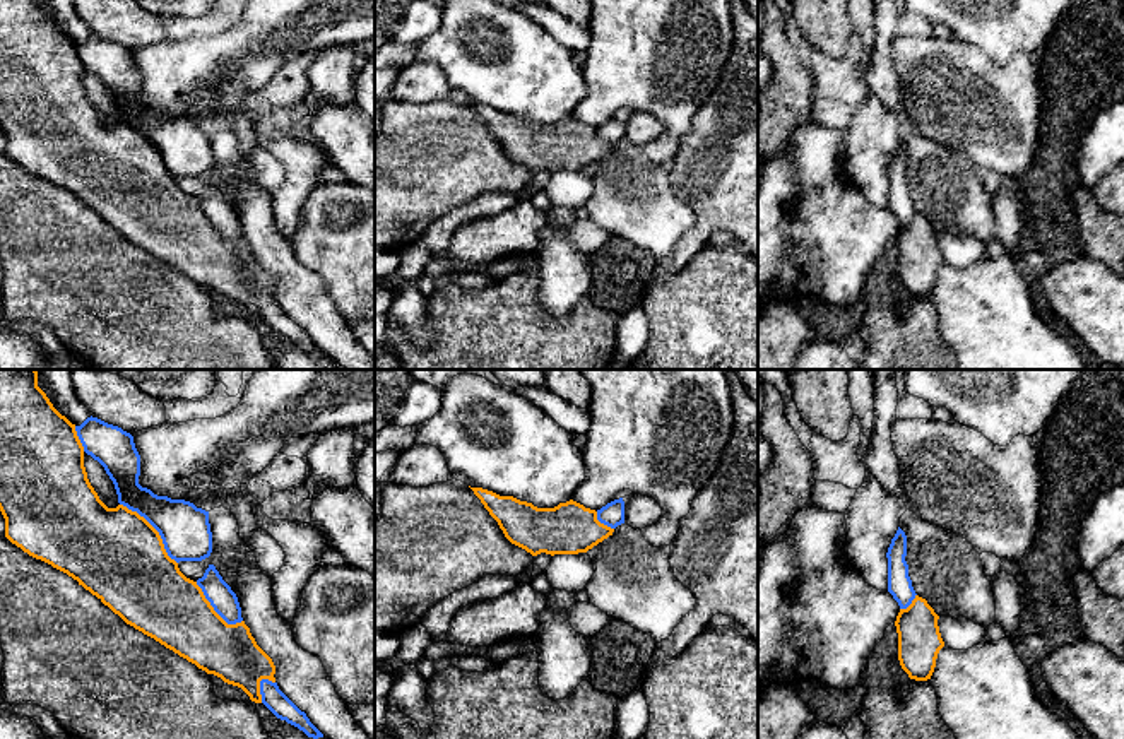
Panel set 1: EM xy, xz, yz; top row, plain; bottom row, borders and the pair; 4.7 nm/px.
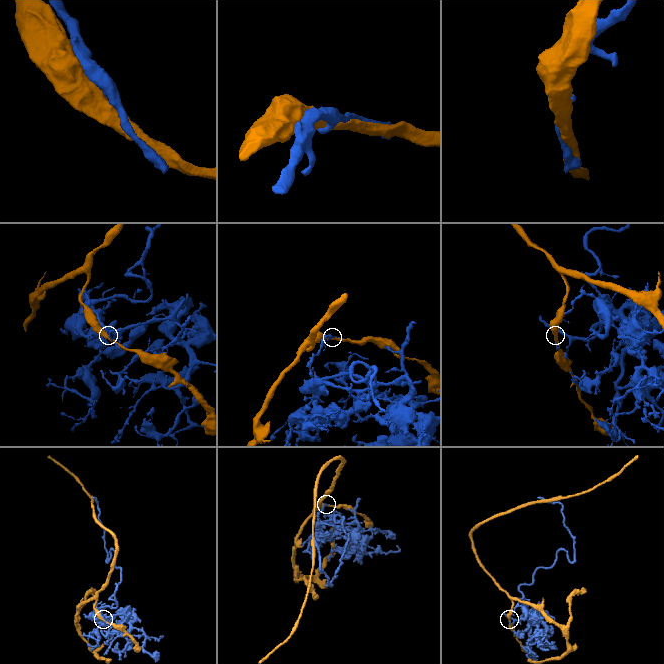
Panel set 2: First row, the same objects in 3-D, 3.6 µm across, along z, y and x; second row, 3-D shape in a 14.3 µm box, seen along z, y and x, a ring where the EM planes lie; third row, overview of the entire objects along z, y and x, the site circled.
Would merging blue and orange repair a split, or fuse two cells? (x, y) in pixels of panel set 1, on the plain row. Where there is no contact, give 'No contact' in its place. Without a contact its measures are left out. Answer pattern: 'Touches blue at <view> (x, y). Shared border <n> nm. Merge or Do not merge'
Touches blue at xy (154, 144). Shared border 400 nm. Do not merge

